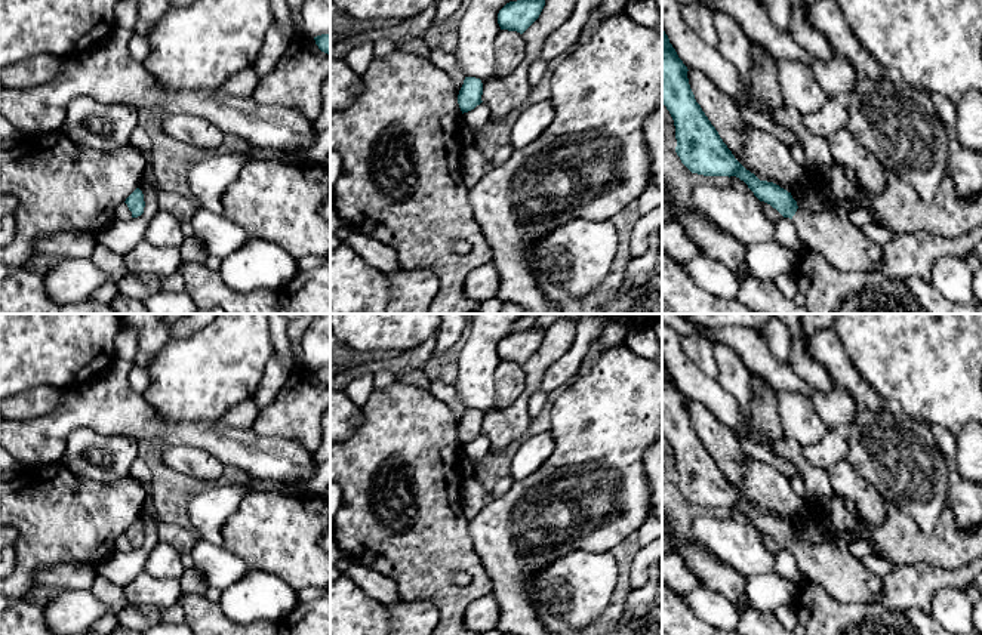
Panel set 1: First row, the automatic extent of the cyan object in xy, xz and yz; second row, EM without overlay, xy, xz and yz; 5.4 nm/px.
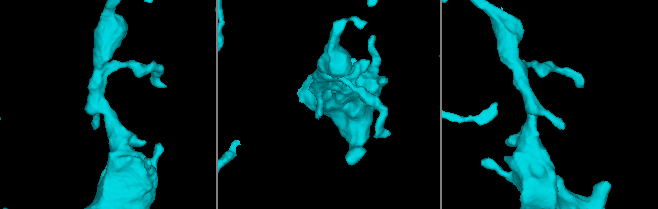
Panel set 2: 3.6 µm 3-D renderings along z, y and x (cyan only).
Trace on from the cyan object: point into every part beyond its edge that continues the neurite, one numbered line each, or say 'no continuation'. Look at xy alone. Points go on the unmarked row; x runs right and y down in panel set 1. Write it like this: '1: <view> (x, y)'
no continuation

